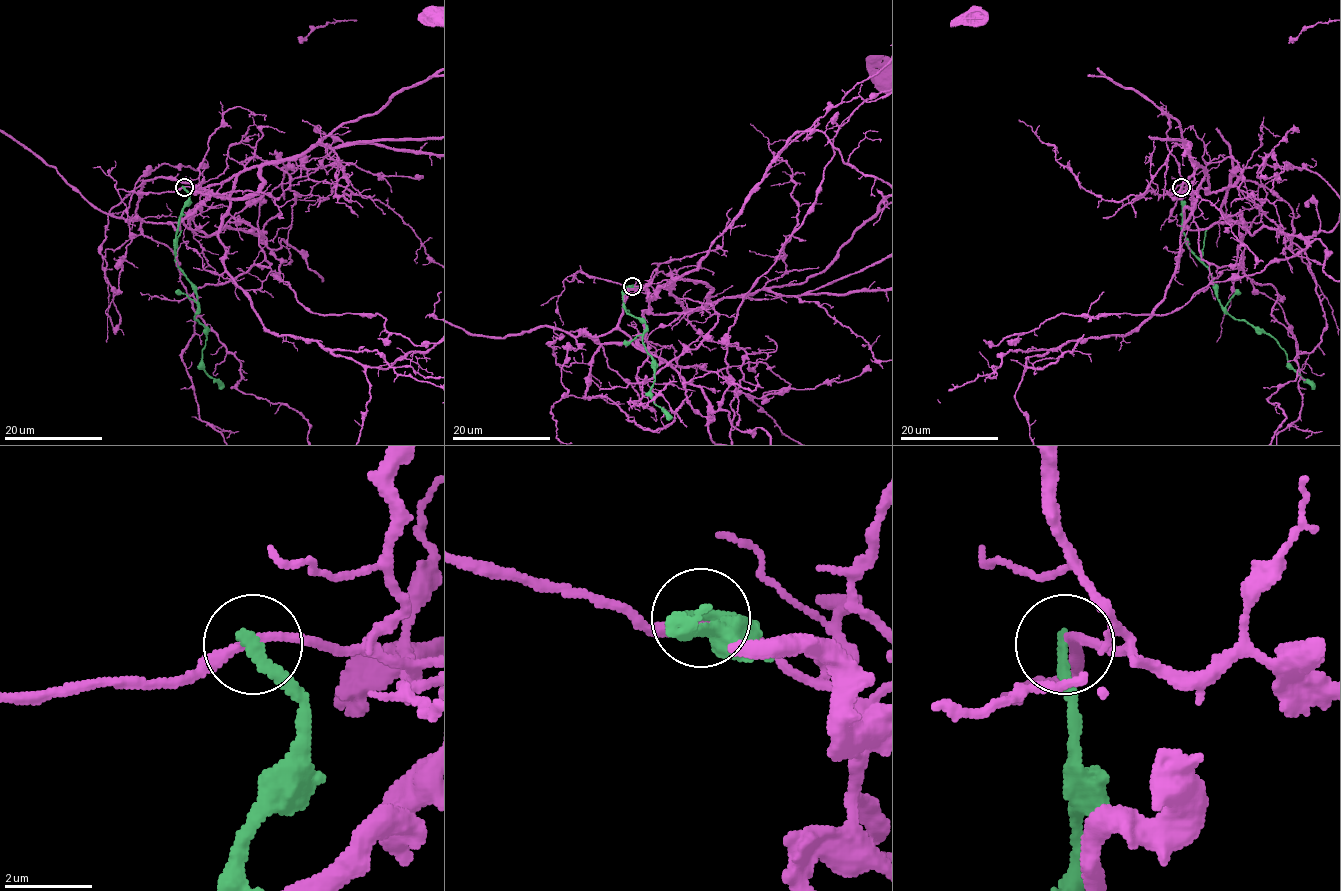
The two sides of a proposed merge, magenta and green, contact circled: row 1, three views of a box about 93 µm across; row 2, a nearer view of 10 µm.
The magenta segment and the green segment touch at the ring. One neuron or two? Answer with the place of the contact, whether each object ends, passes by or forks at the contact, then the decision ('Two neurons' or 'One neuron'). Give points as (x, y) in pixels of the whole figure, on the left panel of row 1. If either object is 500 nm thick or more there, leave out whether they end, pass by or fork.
Place: (184, 187). At the ring magenta passes by. At the ring green ends. Two neurons

